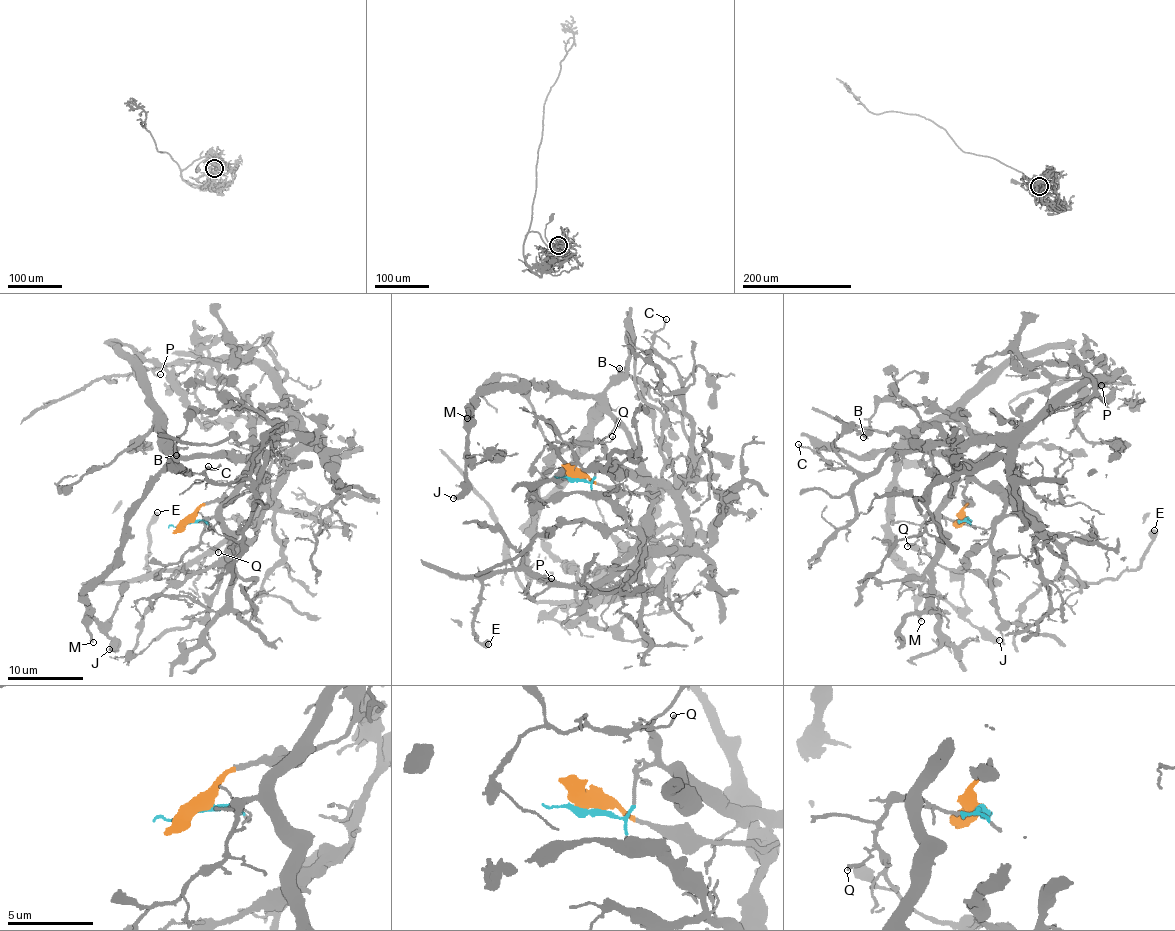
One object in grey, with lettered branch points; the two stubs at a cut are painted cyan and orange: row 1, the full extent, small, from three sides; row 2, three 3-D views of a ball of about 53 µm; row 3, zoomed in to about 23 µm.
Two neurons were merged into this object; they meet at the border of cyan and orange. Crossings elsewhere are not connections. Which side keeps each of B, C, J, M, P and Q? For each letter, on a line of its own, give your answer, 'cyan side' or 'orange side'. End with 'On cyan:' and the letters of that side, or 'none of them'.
B: cyan side
C: cyan side
J: orange side
M: orange side
P: cyan side
Q: cyan side
On cyan: B, C, P, Q

